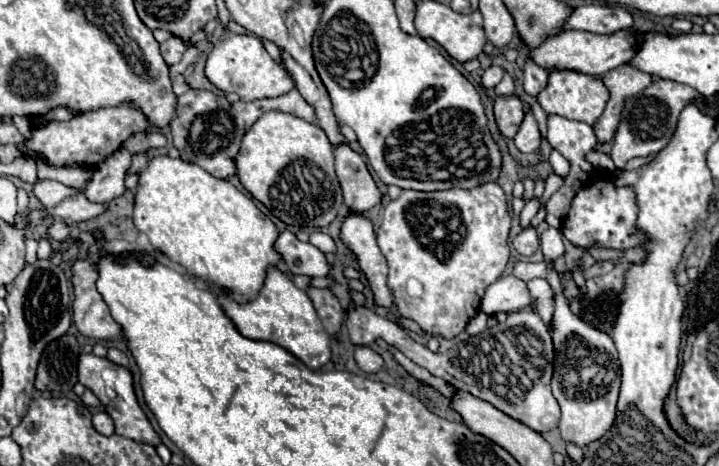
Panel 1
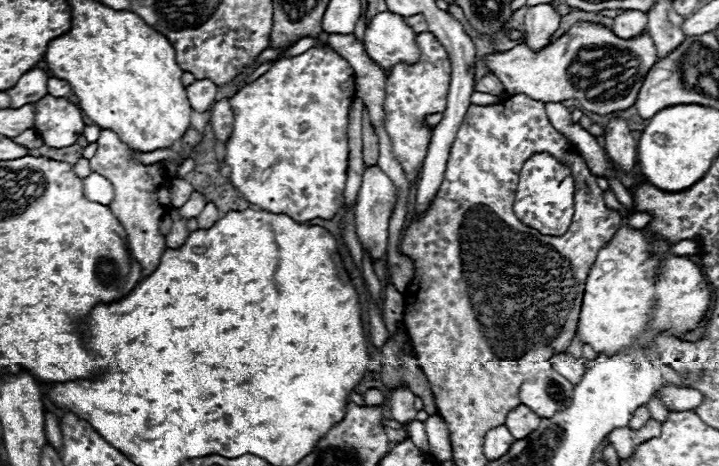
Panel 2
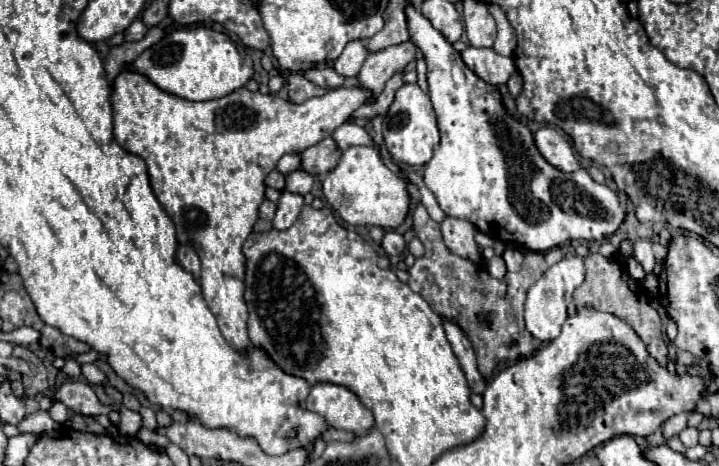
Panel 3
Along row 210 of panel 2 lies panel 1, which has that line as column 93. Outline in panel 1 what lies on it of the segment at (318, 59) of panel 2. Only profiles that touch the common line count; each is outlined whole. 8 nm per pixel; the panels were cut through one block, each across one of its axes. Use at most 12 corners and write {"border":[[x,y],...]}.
{"border":[[74,266],[74,324],[88,338],[122,340],[96,290],[96,268]]}

